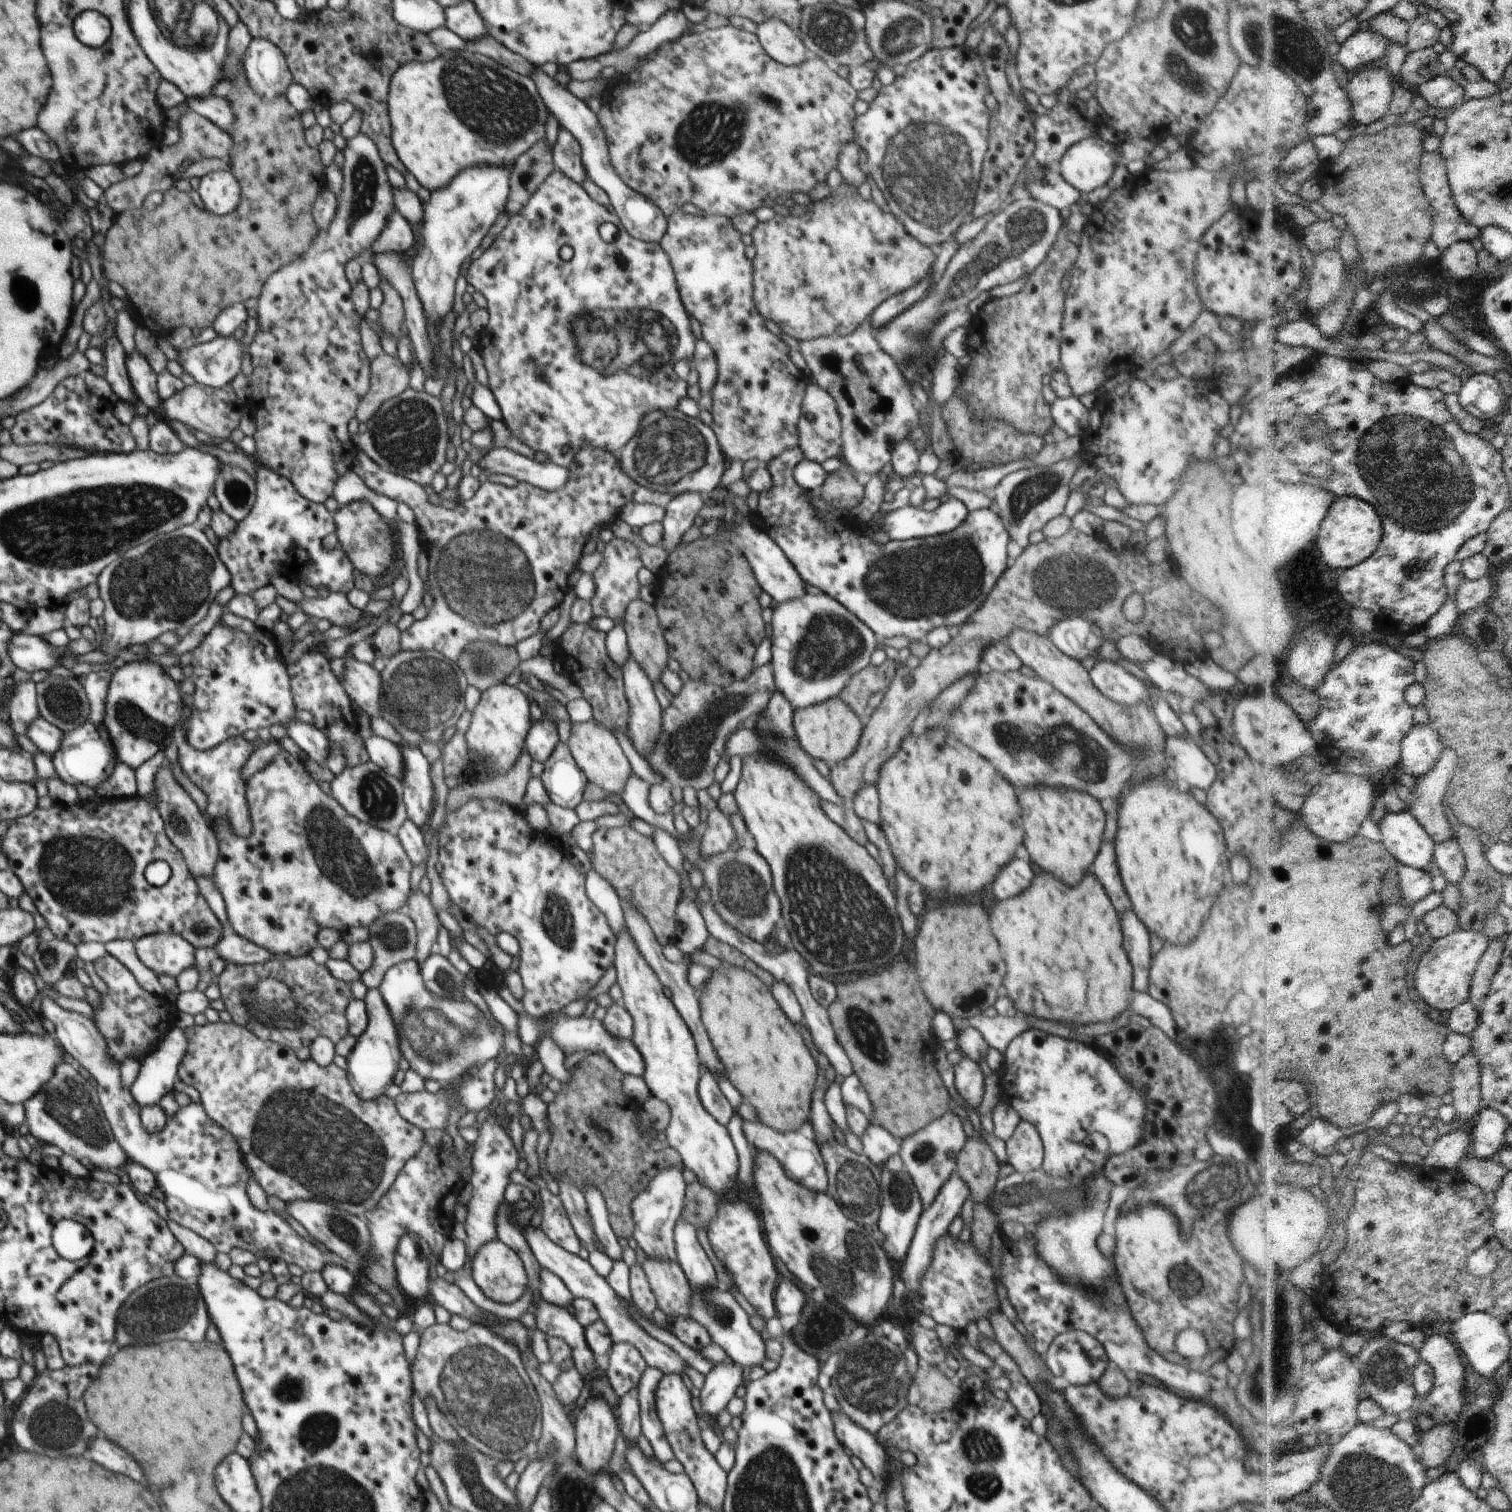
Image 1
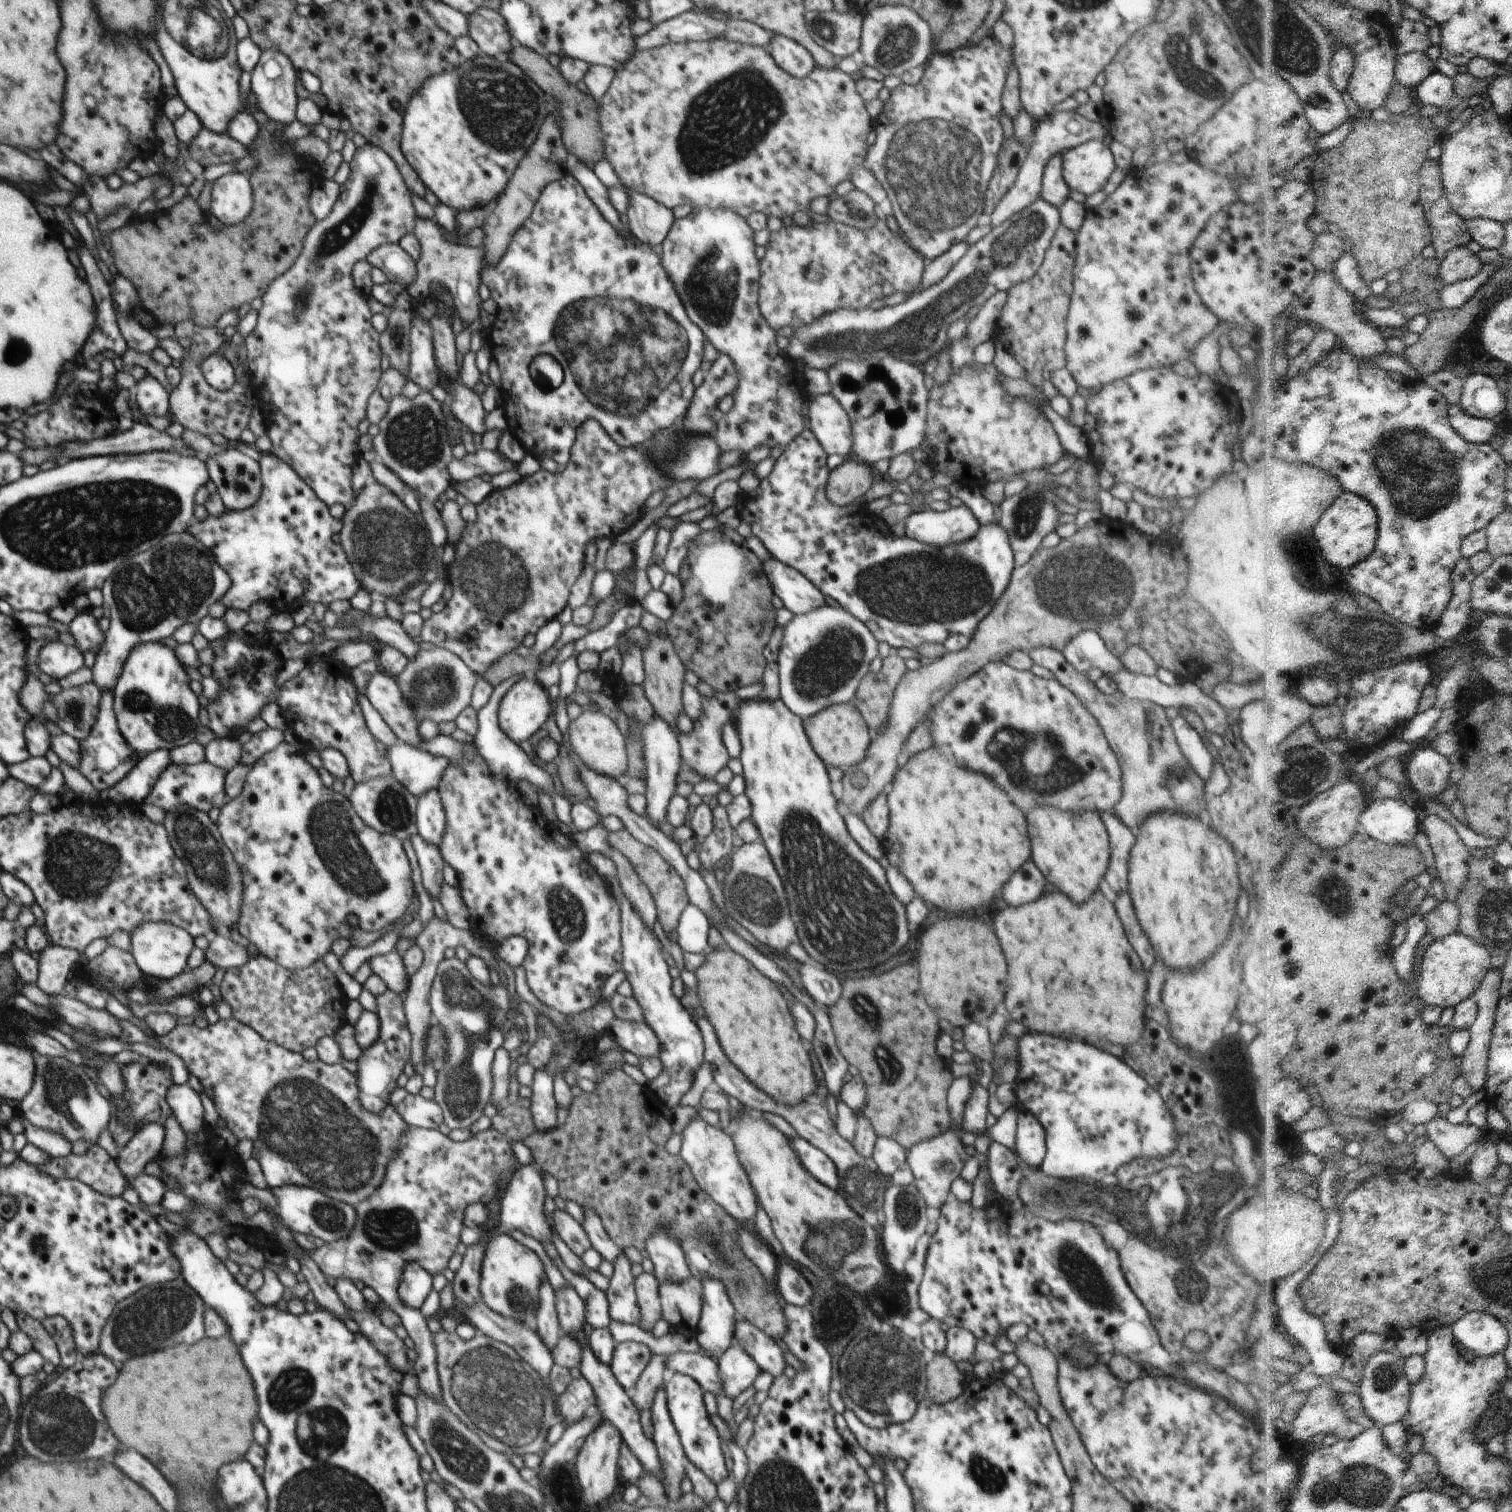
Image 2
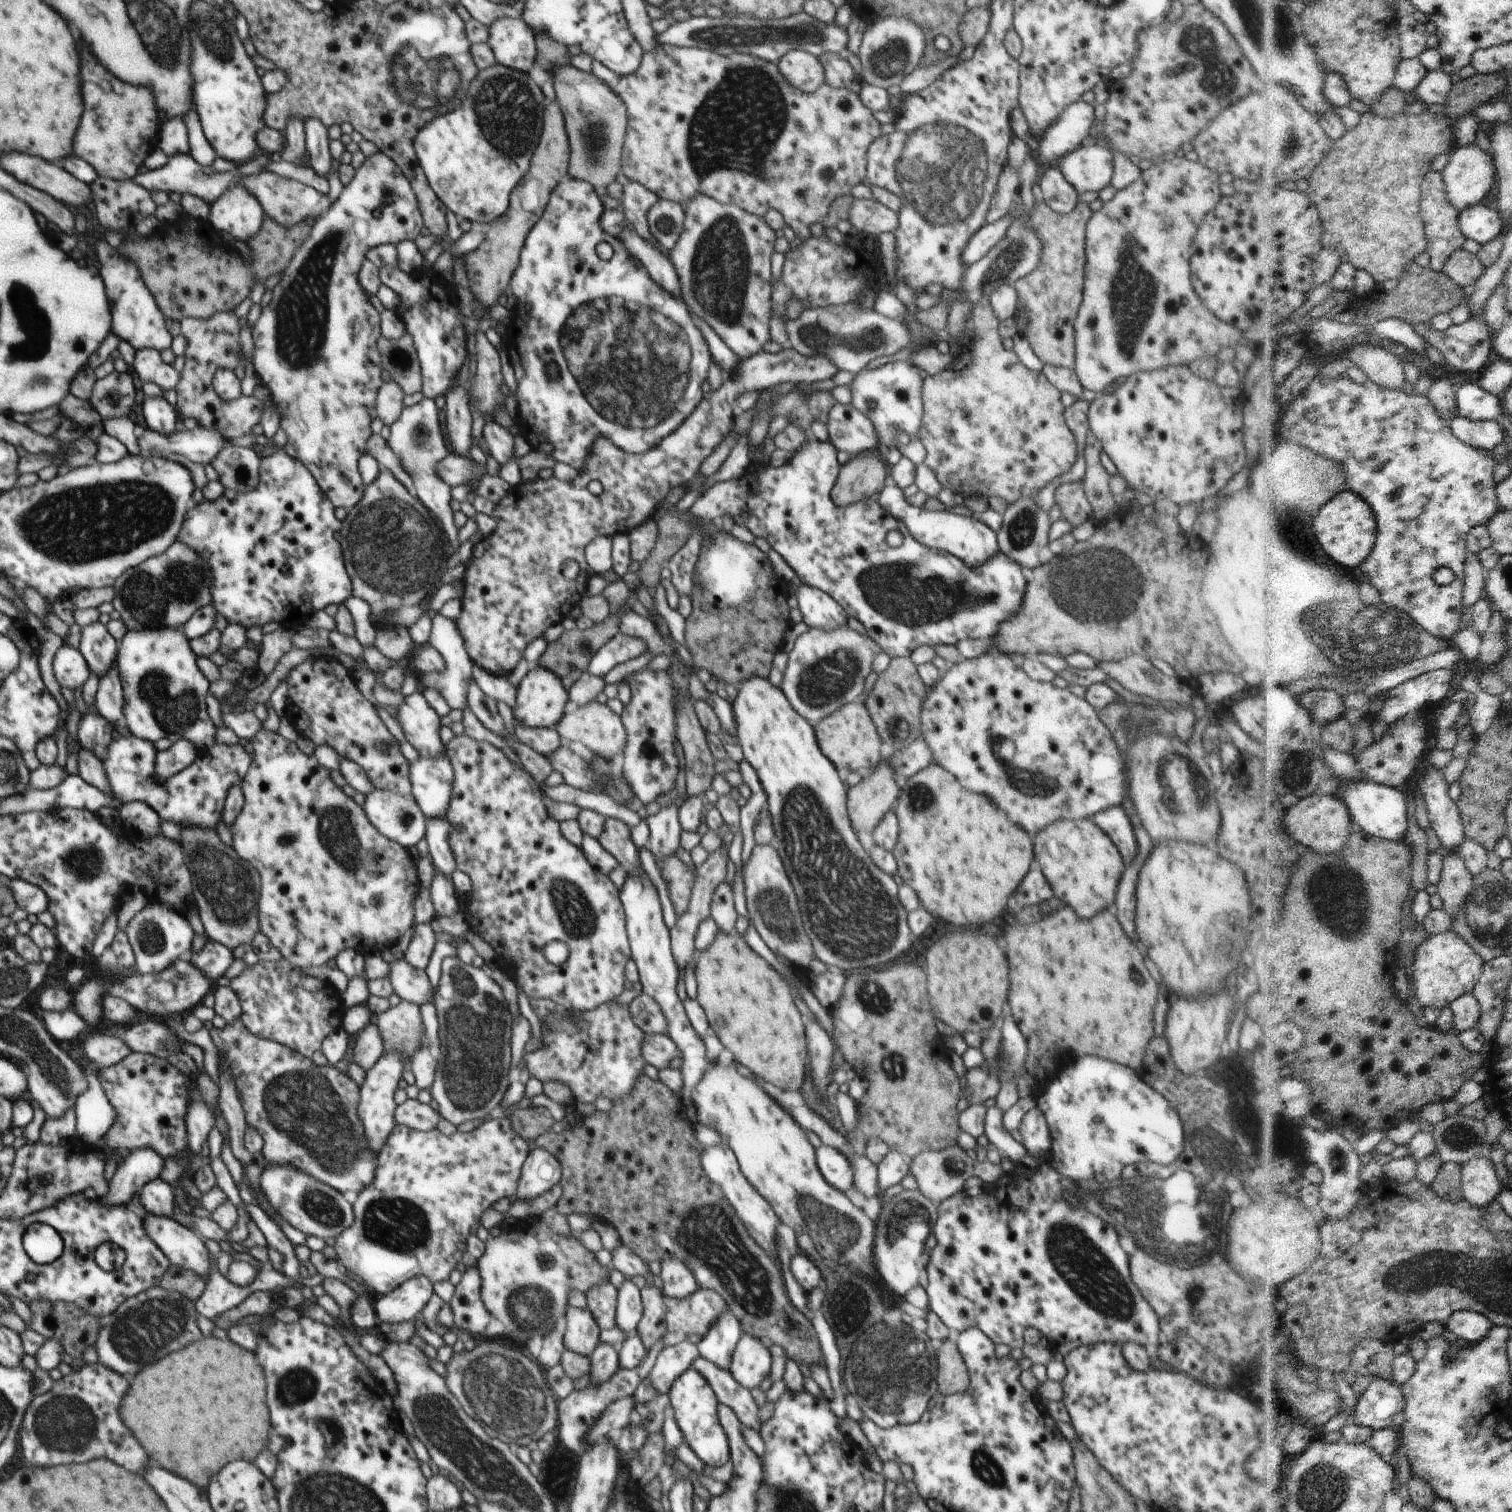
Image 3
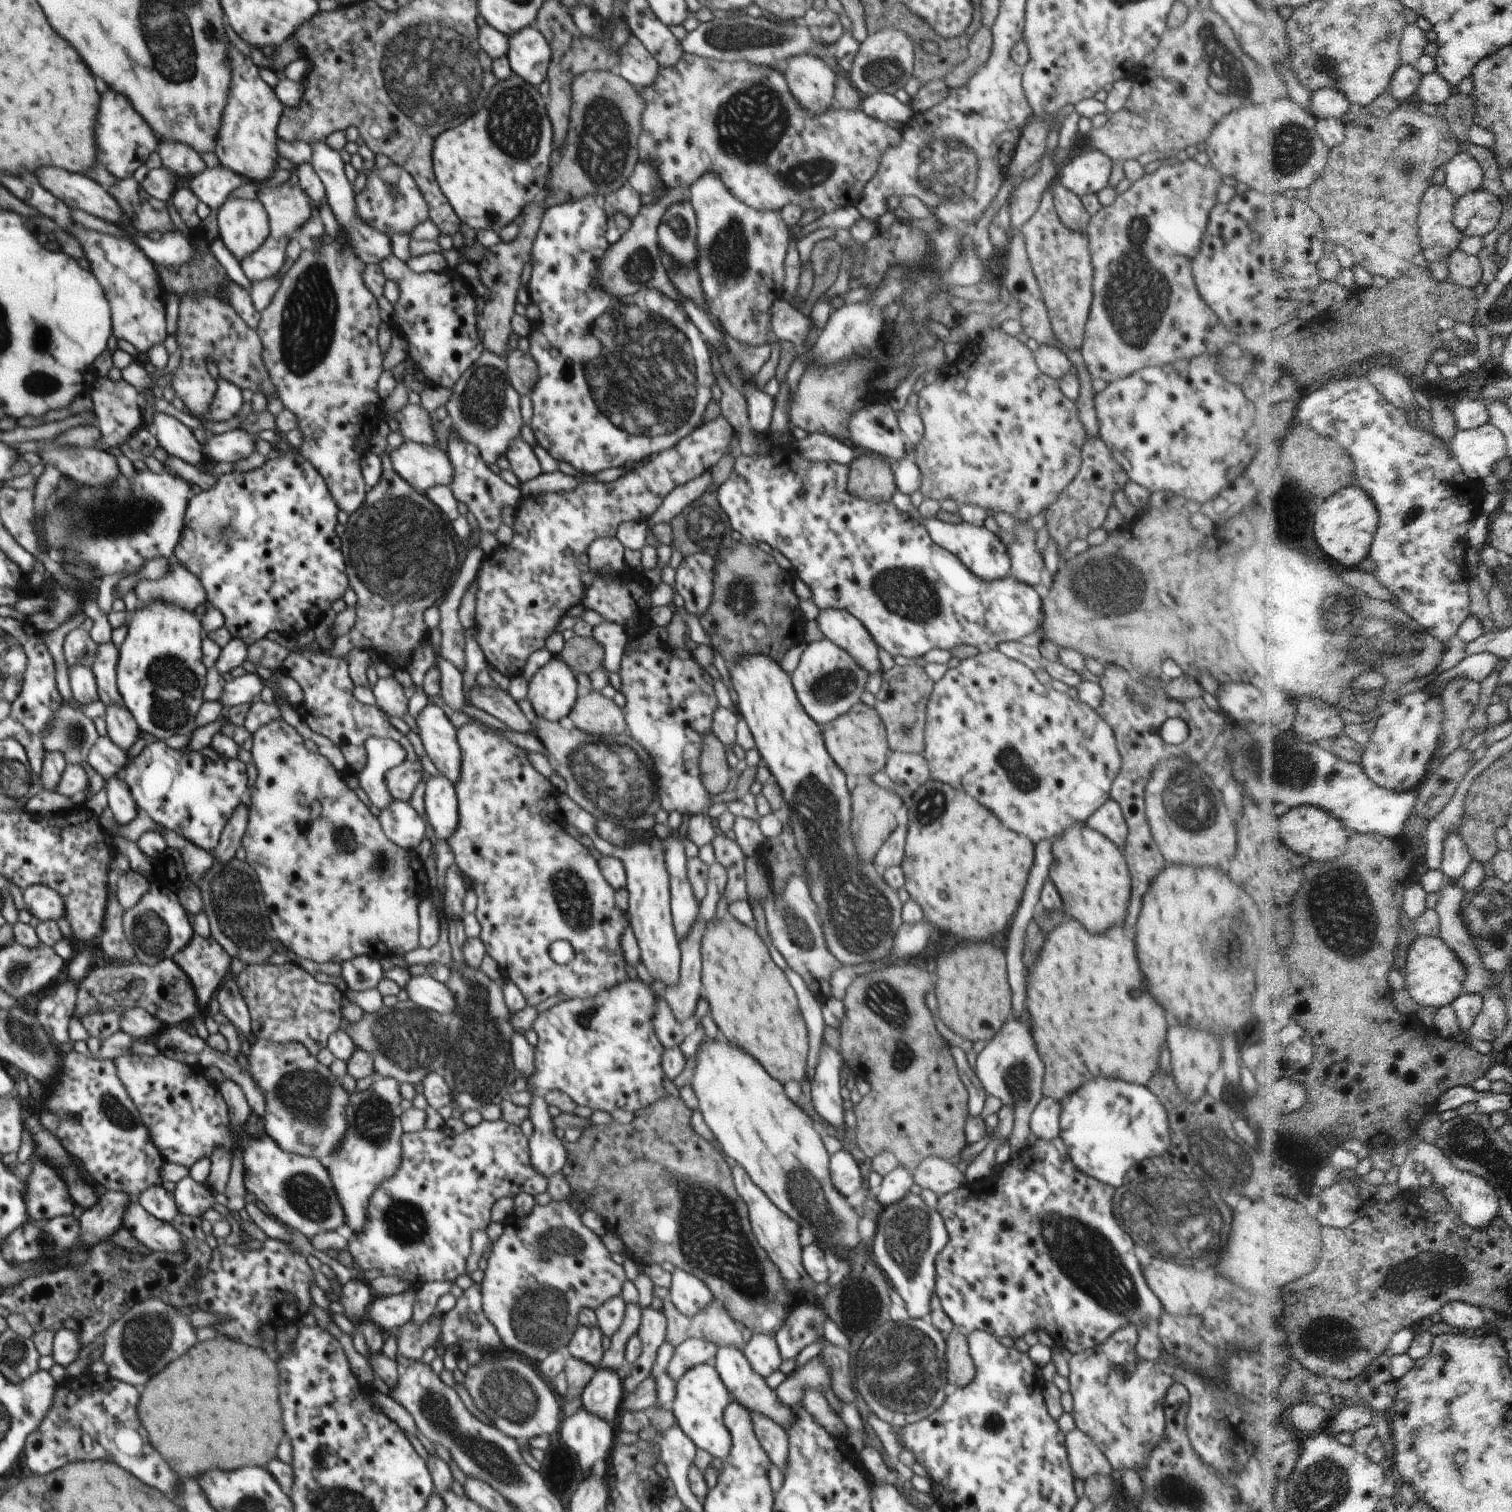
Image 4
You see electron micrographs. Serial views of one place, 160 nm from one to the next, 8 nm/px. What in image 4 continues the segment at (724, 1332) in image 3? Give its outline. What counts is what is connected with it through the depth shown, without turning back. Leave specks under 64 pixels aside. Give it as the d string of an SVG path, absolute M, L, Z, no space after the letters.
M719 1347L714 1357L714 1368L718 1371L725 1387L731 1392L732 1399L738 1401L752 1413L760 1413L788 1429L795 1422L795 1412L792 1407L785 1405L766 1379L758 1374L751 1366L743 1352L734 1347Z

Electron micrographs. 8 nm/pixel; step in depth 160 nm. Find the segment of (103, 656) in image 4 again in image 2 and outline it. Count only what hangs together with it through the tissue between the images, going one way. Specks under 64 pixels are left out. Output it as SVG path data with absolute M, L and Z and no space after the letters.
M79 612L69 624L69 636L75 640L75 646L82 654L89 650L98 652L105 641L105 632L100 629L98 619L91 612Z

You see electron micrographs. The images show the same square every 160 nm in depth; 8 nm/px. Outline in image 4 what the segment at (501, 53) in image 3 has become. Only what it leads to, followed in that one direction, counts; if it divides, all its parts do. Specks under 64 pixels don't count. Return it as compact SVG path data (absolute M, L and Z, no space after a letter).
M534 26L523 28L509 38L510 66L514 74L538 87L547 79L551 48L544 35Z

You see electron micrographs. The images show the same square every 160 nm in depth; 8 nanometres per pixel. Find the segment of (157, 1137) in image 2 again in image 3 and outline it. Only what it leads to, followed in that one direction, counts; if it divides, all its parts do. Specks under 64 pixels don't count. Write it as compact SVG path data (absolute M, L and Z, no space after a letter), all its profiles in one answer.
M133 1149L118 1164L109 1182L108 1192L98 1199L105 1209L120 1205L130 1206L141 1188L151 1180L157 1179L162 1172L165 1160L154 1149Z

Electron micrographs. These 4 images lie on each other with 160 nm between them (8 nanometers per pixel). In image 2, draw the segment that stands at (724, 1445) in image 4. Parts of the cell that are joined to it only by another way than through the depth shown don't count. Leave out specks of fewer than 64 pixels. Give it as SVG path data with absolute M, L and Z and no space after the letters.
M674 1373L670 1382L664 1385L667 1398L667 1407L678 1431L686 1459L694 1463L698 1470L702 1471L714 1484L720 1483L728 1477L728 1468L724 1463L722 1453L722 1440L716 1431L716 1427L710 1421L701 1386L688 1375Z

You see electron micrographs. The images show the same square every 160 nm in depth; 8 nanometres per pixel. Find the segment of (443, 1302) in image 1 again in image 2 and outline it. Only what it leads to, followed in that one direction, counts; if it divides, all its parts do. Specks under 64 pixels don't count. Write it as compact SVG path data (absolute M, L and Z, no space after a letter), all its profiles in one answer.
M482 1300L476 1302L476 1304L468 1309L463 1309L462 1314L466 1315L466 1318L470 1320L469 1323L474 1325L480 1333L511 1346L527 1364L528 1369L536 1371L543 1378L547 1388L550 1388L548 1384L549 1372L551 1366L555 1363L552 1353L541 1341L539 1334L532 1331L527 1323L502 1316L501 1314L490 1310Z

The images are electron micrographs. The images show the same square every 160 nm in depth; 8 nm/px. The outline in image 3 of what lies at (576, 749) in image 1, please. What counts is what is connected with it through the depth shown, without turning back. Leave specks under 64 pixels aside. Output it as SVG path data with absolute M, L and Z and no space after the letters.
M596 699L581 707L570 705L559 720L556 730L567 744L578 747L587 754L598 755L609 761L625 747L627 735L621 716L614 713L606 703L602 704Z

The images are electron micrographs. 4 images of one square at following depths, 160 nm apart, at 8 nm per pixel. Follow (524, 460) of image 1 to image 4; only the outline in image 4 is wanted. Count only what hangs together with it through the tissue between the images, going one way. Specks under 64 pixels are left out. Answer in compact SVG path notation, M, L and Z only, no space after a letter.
M404 440L398 448L391 449L390 456L394 470L419 493L425 493L436 485L448 487L452 482L454 472L449 456L435 445Z

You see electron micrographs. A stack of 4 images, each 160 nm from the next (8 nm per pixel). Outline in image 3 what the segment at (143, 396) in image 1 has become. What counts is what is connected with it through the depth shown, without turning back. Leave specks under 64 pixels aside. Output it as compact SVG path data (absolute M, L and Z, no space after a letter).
M163 397L144 399L143 416L148 429L163 435L176 432L178 420L181 419L177 409Z

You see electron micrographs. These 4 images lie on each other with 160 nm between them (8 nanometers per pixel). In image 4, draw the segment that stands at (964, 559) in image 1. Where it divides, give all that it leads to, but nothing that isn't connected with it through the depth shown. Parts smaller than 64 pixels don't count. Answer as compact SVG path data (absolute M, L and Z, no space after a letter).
M772 449L767 455L756 453L746 456L740 452L735 456L735 465L726 479L726 482L718 489L718 502L723 506L724 512L729 516L731 528L740 532L743 541L751 546L757 542L766 542L780 554L784 554L794 567L796 577L803 580L812 593L811 599L819 609L834 608L841 611L848 611L855 616L872 635L876 644L884 648L888 654L904 656L904 658L918 658L925 655L929 650L952 650L962 644L976 646L980 653L998 648L999 644L1006 641L1021 641L1030 635L1040 636L1040 630L1045 619L1042 598L1036 590L1024 583L1018 582L1014 577L1008 576L995 581L985 581L976 576L964 563L948 550L939 547L929 535L926 527L923 527L919 520L912 518L909 514L902 512L891 501L875 503L852 496L847 491L849 482L849 465L843 465L836 461L811 461L798 459L798 462L790 456L783 456L777 449Z

